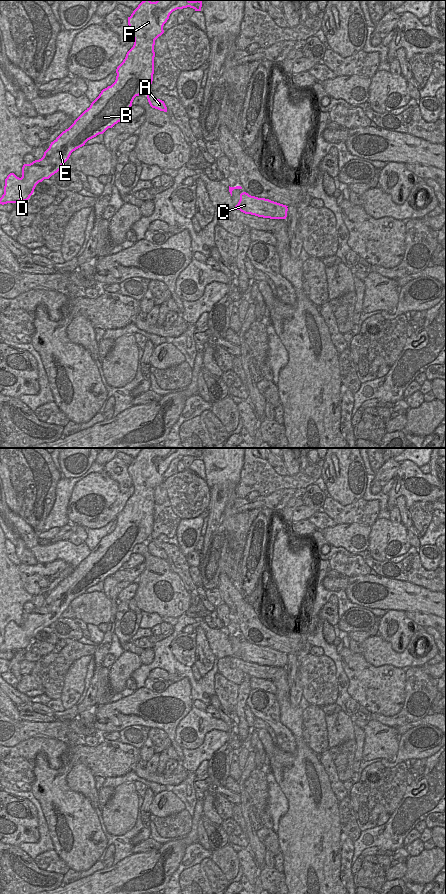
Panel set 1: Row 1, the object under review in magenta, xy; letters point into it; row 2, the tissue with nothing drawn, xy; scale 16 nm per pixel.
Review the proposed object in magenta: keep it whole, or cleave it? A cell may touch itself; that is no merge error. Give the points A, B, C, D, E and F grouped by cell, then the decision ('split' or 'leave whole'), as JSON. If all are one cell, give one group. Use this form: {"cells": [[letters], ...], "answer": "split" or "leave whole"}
{"cells": [["A", "C"], ["B", "D", "E", "F"]], "answer": "split"}

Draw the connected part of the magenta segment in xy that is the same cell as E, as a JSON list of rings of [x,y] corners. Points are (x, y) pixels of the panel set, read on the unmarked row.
[[[143,448],[138,455],[128,465],[128,473],[134,486],[133,495],[127,500],[125,507],[116,517],[116,528],[107,536],[103,537],[99,544],[65,579],[63,579],[44,600],[41,607],[35,608],[22,615],[22,625],[17,625],[10,621],[5,627],[4,642],[0,646],[0,652],[18,651],[28,649],[33,642],[36,633],[44,627],[49,627],[52,623],[61,618],[62,613],[69,607],[71,601],[85,593],[85,591],[103,582],[108,576],[122,569],[125,562],[130,559],[132,550],[136,544],[150,542],[150,535],[154,522],[154,493],[155,488],[164,481],[163,474],[169,467],[170,462],[183,456],[193,456],[201,459],[202,449],[195,448]]]

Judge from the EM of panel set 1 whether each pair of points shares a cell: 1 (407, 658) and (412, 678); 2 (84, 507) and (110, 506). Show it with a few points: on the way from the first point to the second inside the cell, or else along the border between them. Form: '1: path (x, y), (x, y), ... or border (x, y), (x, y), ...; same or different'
1: border (422, 665), (411, 667); different
2: path (90, 506), (104, 506); same

